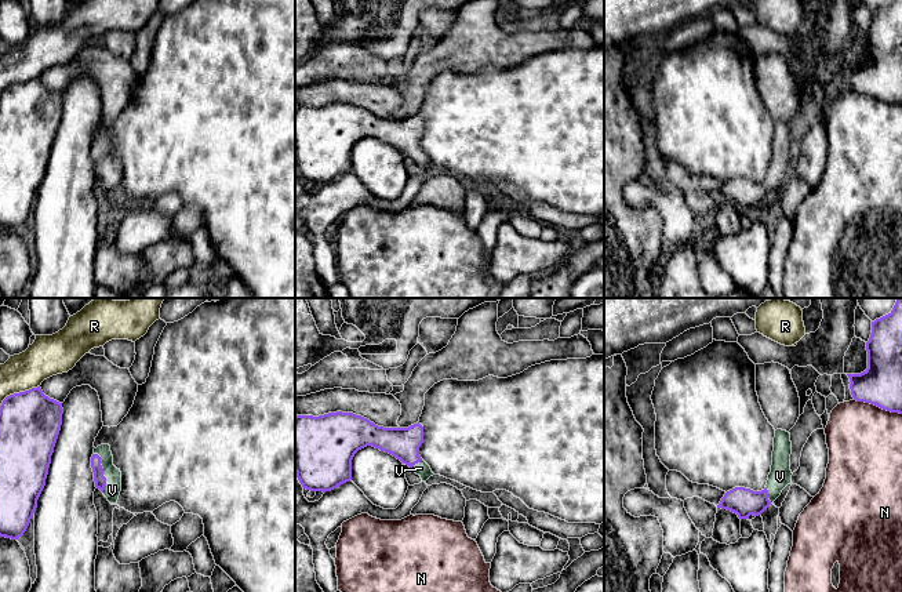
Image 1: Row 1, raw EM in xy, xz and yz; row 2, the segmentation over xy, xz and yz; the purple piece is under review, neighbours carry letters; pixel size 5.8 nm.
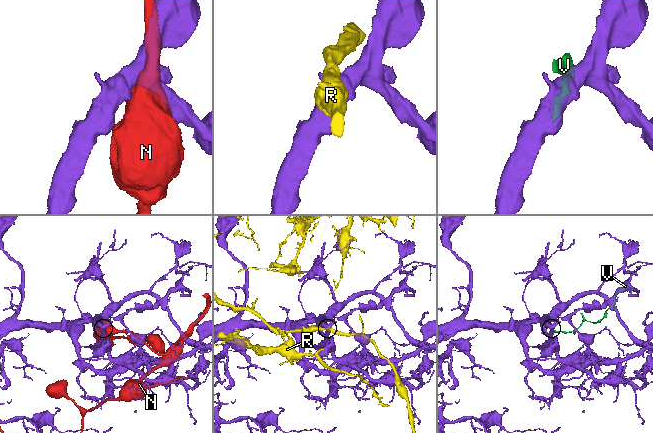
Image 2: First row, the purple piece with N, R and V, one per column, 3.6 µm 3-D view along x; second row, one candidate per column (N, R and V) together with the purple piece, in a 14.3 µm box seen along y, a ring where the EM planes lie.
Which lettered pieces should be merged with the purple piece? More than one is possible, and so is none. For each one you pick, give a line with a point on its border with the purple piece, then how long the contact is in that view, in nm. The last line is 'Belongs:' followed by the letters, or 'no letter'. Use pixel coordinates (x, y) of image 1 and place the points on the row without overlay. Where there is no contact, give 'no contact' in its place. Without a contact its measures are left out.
V: contact xy (102, 163); length 240 nm
Belongs: V

